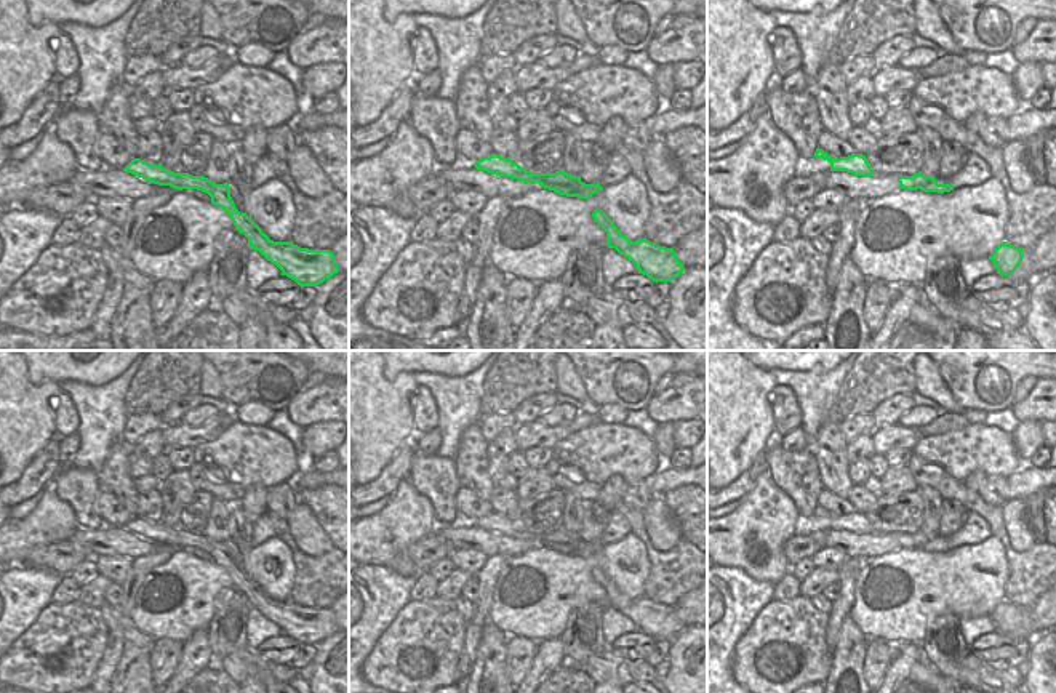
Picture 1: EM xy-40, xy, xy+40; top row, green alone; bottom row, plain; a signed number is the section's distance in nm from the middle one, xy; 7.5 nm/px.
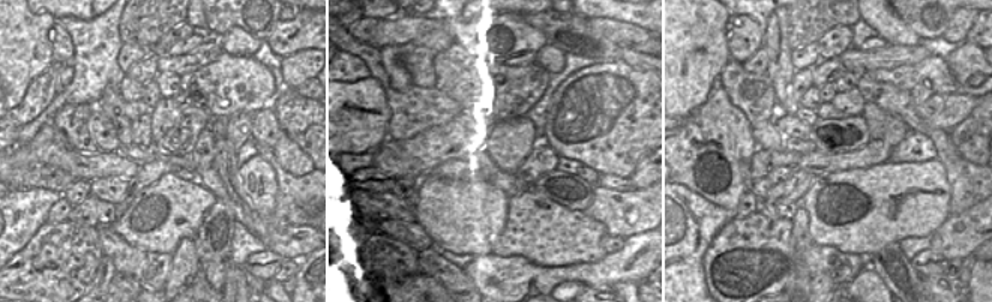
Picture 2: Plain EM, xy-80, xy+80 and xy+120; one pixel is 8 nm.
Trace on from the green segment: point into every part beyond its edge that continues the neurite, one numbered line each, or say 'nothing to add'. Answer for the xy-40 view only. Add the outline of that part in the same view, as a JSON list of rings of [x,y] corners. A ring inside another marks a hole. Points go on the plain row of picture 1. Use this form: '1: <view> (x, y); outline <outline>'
nothing to add

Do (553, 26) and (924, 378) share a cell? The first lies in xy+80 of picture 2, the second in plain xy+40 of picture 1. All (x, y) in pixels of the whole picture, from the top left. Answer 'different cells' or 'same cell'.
same cell

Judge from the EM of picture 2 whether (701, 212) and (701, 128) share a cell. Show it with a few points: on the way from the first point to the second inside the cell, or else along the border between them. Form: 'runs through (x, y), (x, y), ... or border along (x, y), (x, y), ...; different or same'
border along (679, 184), (722, 206), (731, 215); different

